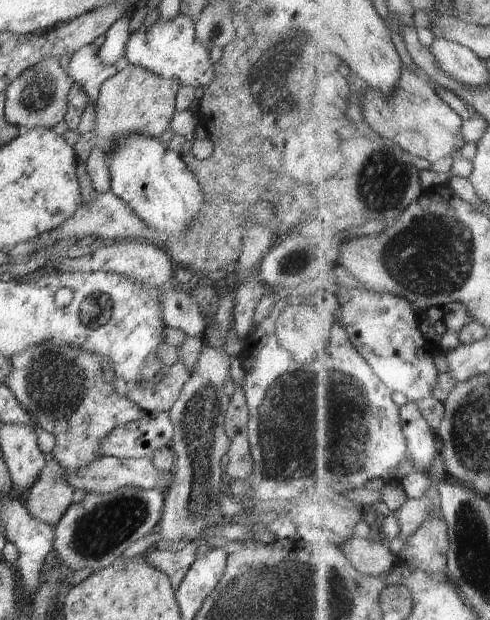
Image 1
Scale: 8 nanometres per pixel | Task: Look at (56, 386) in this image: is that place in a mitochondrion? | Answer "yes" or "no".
yes

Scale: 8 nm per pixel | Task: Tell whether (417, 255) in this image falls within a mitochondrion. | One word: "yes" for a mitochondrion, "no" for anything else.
yes

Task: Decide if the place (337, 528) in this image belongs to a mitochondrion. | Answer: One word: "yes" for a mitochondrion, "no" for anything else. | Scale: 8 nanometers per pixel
no

